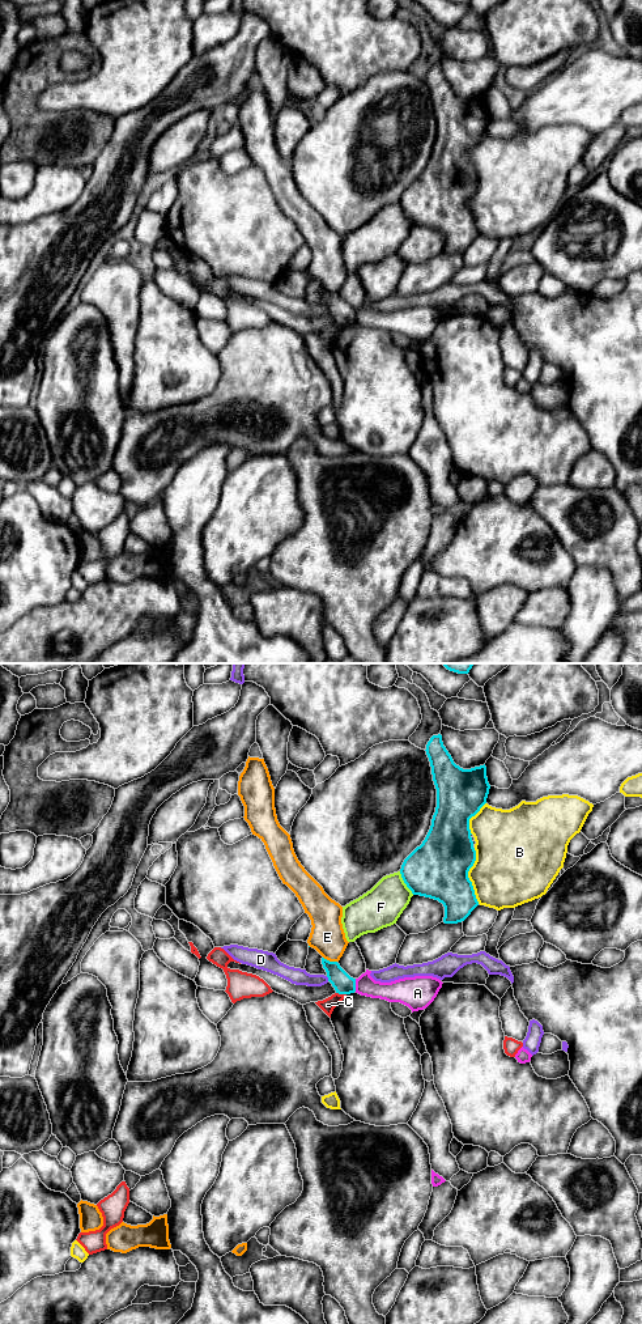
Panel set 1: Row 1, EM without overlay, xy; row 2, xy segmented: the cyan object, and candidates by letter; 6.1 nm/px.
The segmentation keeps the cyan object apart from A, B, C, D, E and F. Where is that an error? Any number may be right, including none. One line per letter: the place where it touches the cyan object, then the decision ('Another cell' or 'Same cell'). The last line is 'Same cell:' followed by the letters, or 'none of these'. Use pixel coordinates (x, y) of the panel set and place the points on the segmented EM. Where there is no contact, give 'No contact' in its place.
A: Touches cyan at xy (354, 985). Another cell
B: Touches cyan at xy (467, 875). Another cell
C: Touches cyan at xy (341, 993). Another cell
D: Touches cyan at xy (328, 979). Another cell
E: Touches cyan at xy (328, 960). Another cell
F: Touches cyan at xy (404, 882). Another cell
Same cell: none of these

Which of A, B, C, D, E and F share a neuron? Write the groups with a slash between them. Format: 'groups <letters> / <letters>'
groups A / B / C / D / E / F

